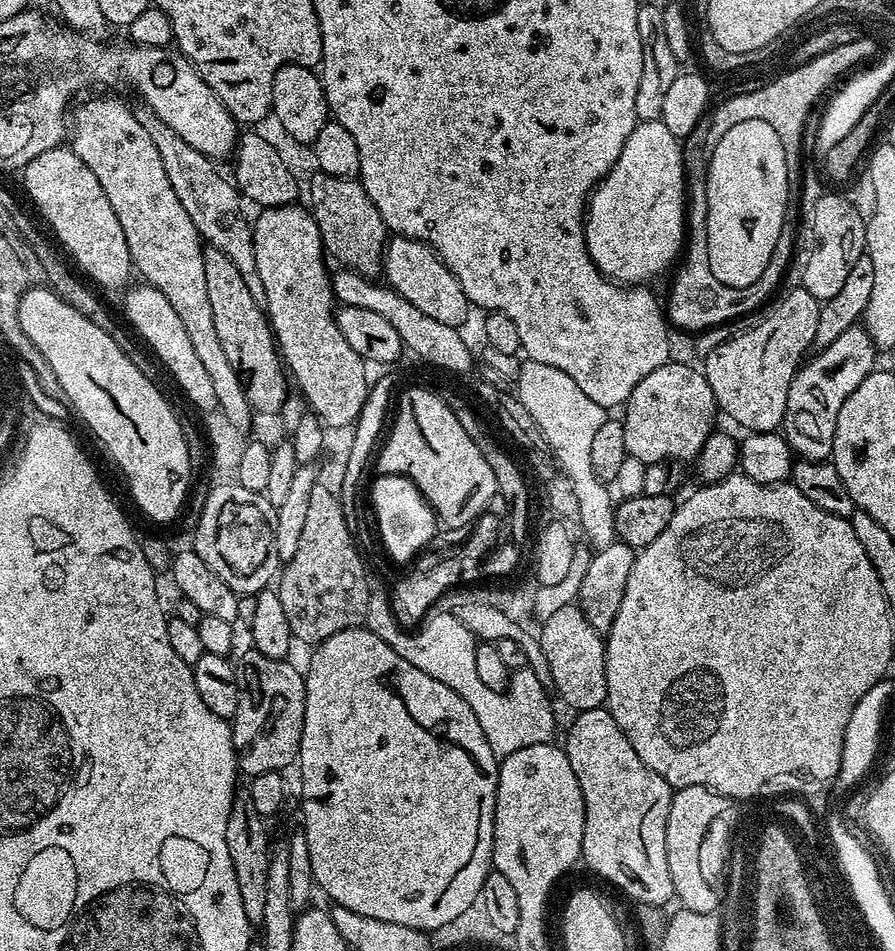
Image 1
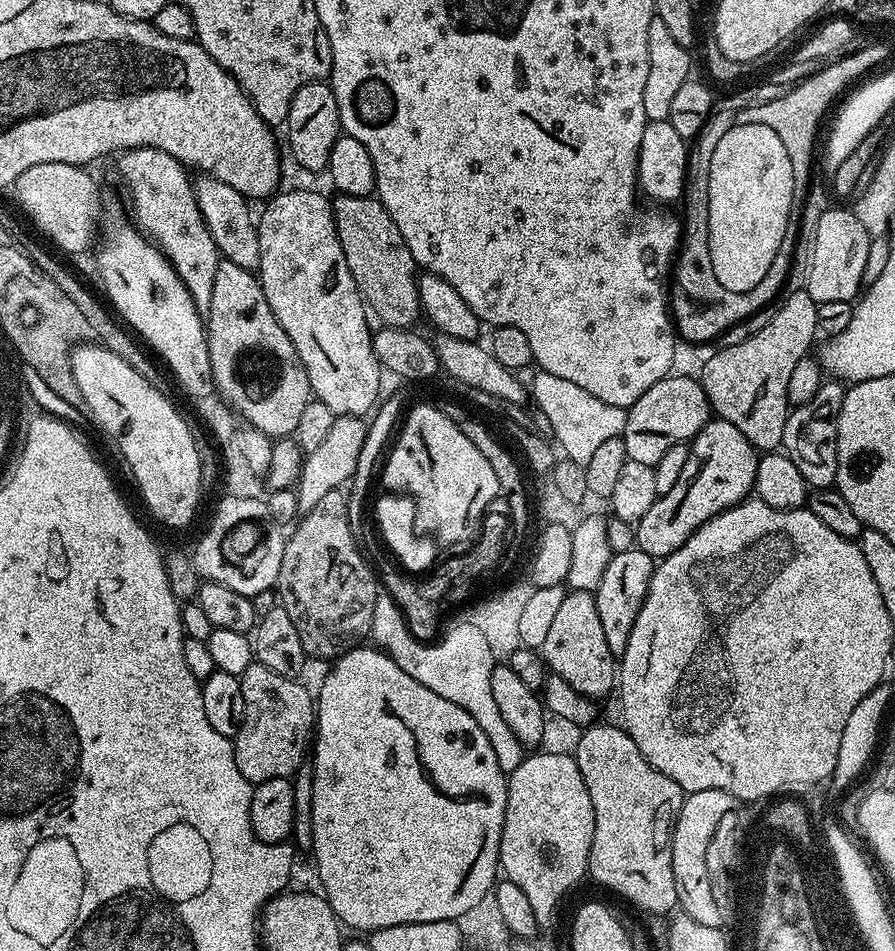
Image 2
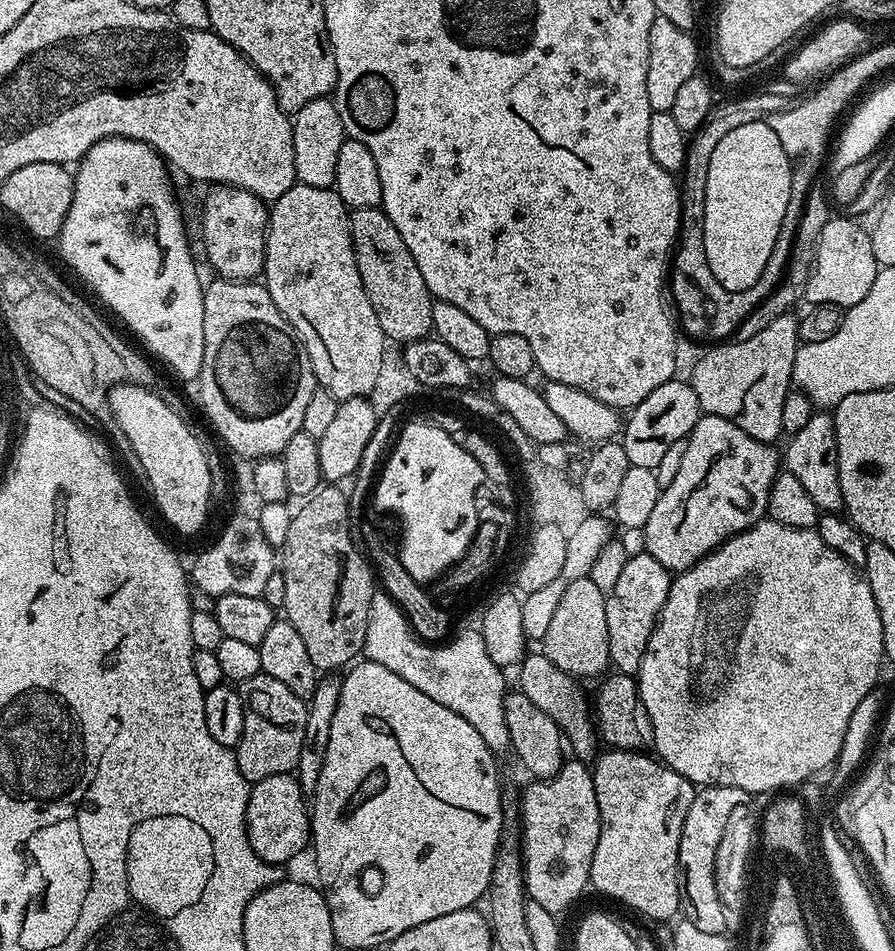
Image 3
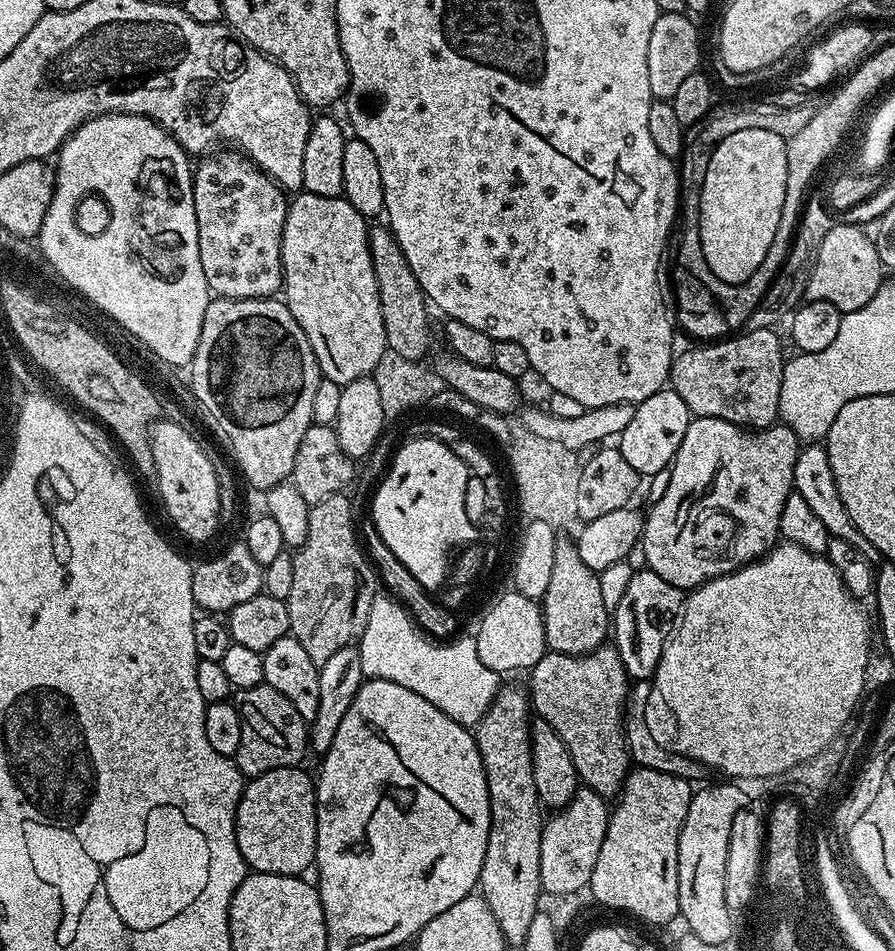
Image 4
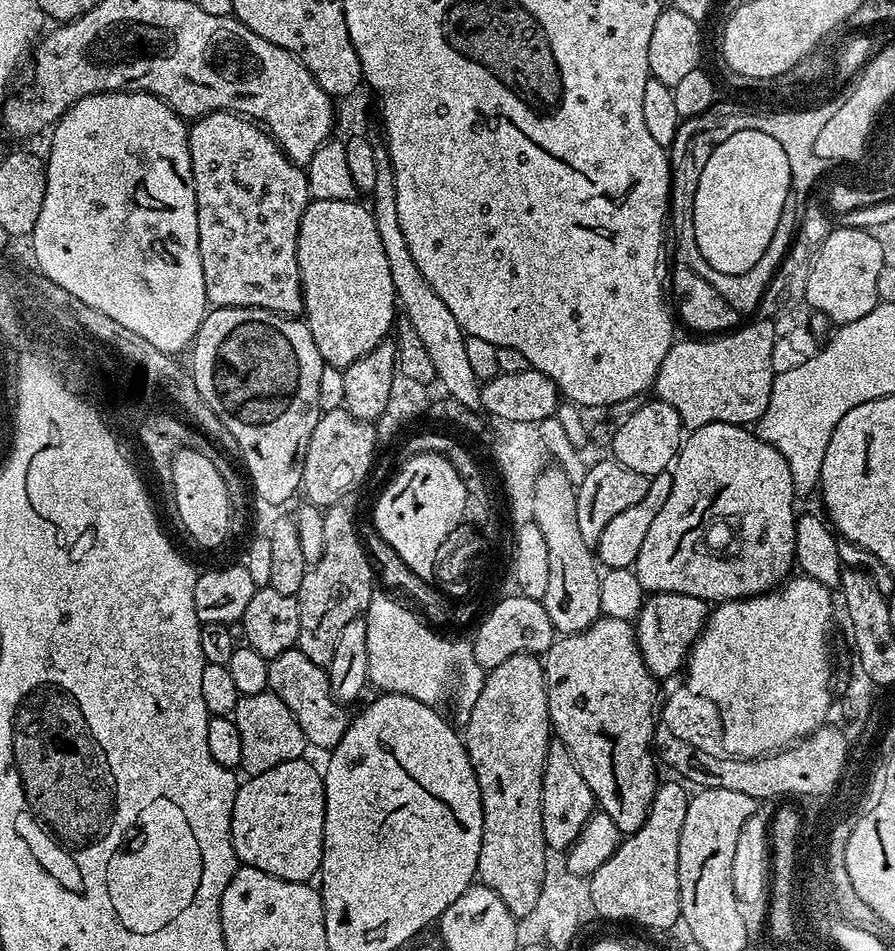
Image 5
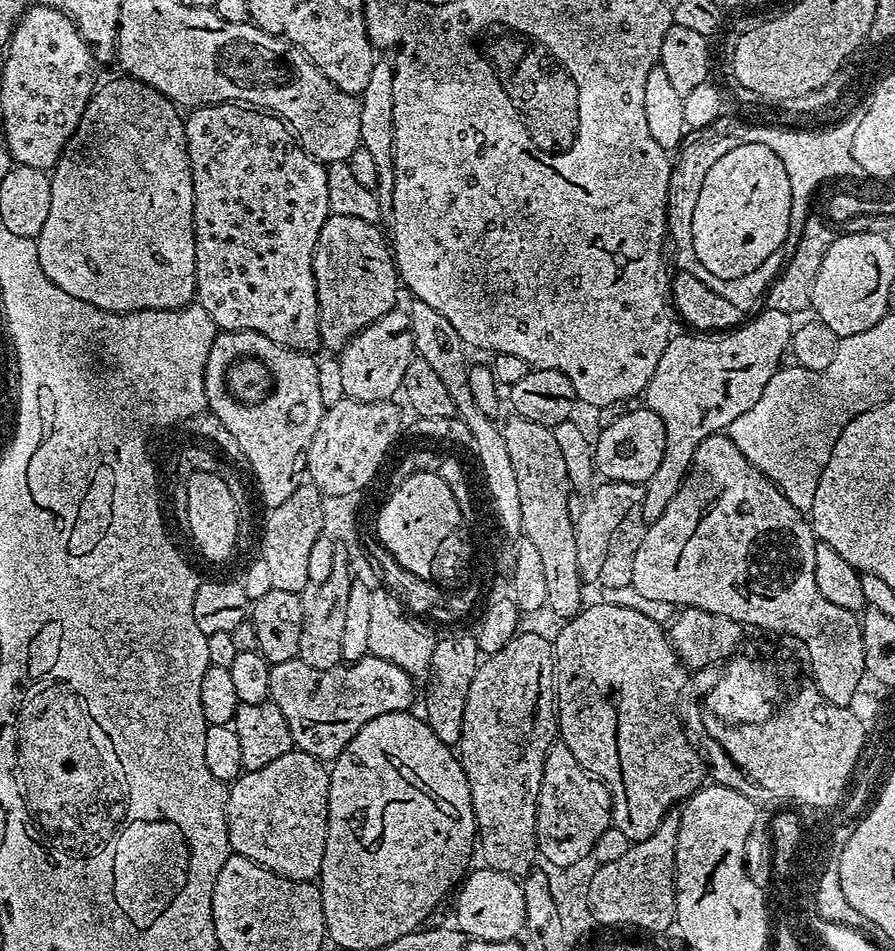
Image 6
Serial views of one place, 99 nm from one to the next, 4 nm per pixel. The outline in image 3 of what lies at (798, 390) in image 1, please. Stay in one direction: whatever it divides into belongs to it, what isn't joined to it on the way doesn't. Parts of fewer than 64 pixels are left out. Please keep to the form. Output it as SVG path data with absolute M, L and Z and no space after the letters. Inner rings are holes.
M828 410L813 411L812 417L802 430L798 430L790 436L788 449L782 452L782 464L787 472L794 474L798 482L802 482L802 487L810 498L814 498L817 509L821 513L834 512L837 514L844 512L844 499L842 498L842 486L838 478L838 450L836 449L836 427L832 421L833 413Z

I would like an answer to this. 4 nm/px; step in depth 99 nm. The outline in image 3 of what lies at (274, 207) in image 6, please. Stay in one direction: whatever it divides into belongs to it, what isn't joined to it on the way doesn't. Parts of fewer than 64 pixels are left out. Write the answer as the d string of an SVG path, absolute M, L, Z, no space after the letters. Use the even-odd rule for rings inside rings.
M216 186L211 191L204 200L204 213L200 216L204 256L219 279L255 281L265 271L269 209L265 201L241 188Z

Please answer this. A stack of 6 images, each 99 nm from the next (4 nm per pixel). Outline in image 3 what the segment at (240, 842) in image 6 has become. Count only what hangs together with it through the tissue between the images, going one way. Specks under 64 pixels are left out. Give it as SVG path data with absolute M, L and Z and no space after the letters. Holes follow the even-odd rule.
M274 774L251 785L246 810L246 826L248 841L254 854L258 854L258 858L267 864L287 865L287 860L294 859L303 848L309 847L310 804L295 775Z

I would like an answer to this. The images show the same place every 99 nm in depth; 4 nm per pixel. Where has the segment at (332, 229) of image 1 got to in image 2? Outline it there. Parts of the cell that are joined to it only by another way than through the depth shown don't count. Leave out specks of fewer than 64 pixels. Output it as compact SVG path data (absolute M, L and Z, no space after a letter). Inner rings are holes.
M375 195L371 196L341 196L332 200L334 226L338 230L338 242L342 242L342 250L346 254L346 266L350 266L350 274L356 283L356 289L364 298L364 303L370 309L371 315L380 319L379 323L386 328L411 329L416 319L421 319L420 282L418 265L410 254L410 246L406 246L406 238L394 226L394 218L384 209Z

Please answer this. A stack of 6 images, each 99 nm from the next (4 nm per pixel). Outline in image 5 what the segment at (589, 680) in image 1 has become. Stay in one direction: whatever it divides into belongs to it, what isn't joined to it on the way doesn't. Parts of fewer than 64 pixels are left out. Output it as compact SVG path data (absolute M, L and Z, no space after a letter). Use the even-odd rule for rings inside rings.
M548 466L540 473L534 486L532 521L536 523L538 530L542 530L542 539L546 541L550 561L550 579L542 601L546 614L557 633L569 636L586 630L601 617L599 586L602 572L593 545L586 543L582 533L578 531L574 480L562 469Z

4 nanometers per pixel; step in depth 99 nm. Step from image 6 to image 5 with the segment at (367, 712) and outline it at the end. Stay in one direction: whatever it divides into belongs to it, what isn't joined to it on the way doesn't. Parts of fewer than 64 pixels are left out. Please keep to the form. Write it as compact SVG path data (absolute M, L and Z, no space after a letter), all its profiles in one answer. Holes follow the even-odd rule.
M299 647L286 650L278 654L278 658L268 661L268 691L276 693L278 698L282 698L282 702L286 702L286 706L290 706L290 714L298 718L298 726L302 726L302 734L311 747L313 744L316 748L331 750L338 746L338 742L342 742L342 734L346 734L350 723L349 709L332 697L327 671L314 666L314 662L310 662L310 658L306 658L306 654L302 654Z

